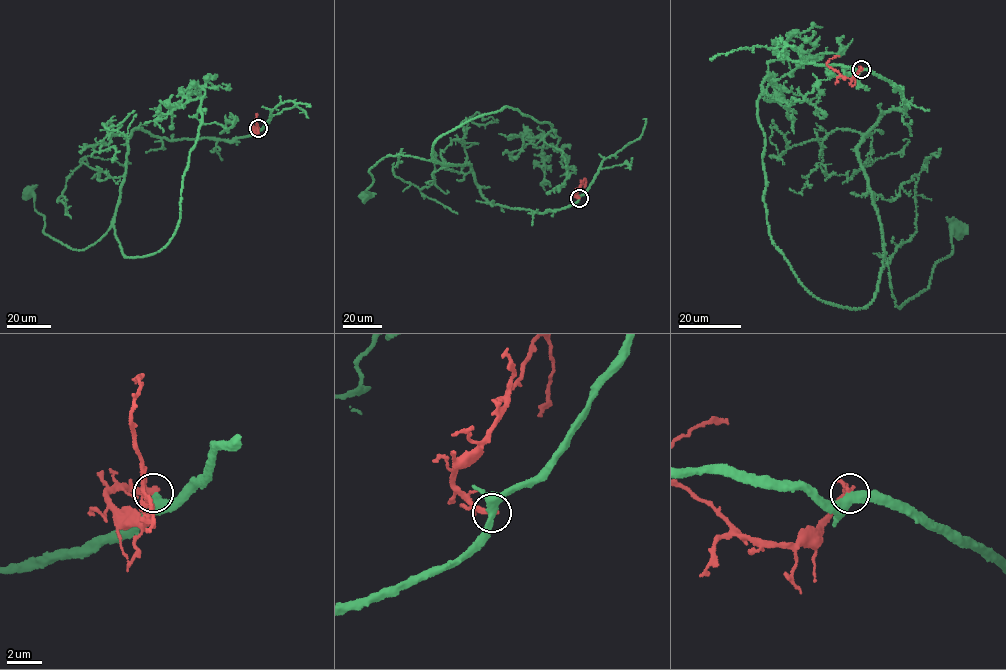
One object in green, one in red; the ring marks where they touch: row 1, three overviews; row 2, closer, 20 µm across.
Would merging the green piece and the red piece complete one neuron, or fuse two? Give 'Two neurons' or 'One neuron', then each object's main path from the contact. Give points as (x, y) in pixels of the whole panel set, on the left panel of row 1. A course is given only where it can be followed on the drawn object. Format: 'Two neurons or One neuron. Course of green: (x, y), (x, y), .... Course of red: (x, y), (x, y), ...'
Two neurons. Course of green: (258, 128), (225, 140), (132, 131), (111, 226), (82, 250), (46, 235), (45, 217), (28, 194). Course of red: (258, 128), (252, 129), (256, 132), (256, 114)

